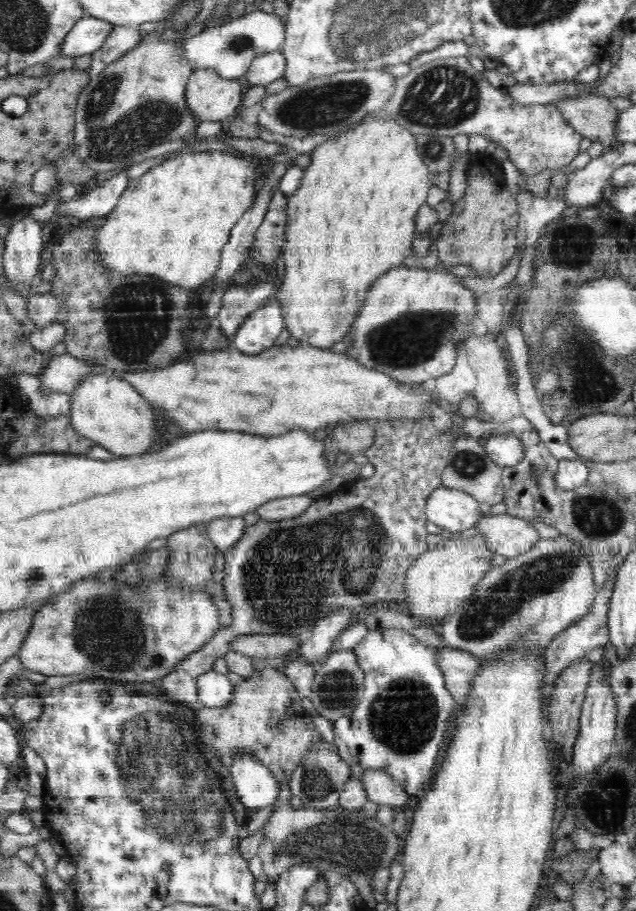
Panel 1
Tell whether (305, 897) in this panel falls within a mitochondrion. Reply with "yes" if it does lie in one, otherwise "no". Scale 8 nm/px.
no

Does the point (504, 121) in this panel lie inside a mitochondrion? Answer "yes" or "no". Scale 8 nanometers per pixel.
no

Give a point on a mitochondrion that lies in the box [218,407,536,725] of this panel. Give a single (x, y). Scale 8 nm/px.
(289, 574)

